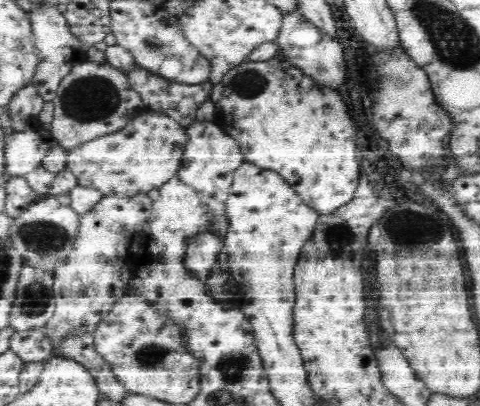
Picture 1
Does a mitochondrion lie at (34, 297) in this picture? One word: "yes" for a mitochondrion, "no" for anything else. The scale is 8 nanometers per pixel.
yes

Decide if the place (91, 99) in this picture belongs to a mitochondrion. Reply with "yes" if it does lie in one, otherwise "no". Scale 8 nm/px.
yes

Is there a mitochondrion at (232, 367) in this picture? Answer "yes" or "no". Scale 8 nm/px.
yes

